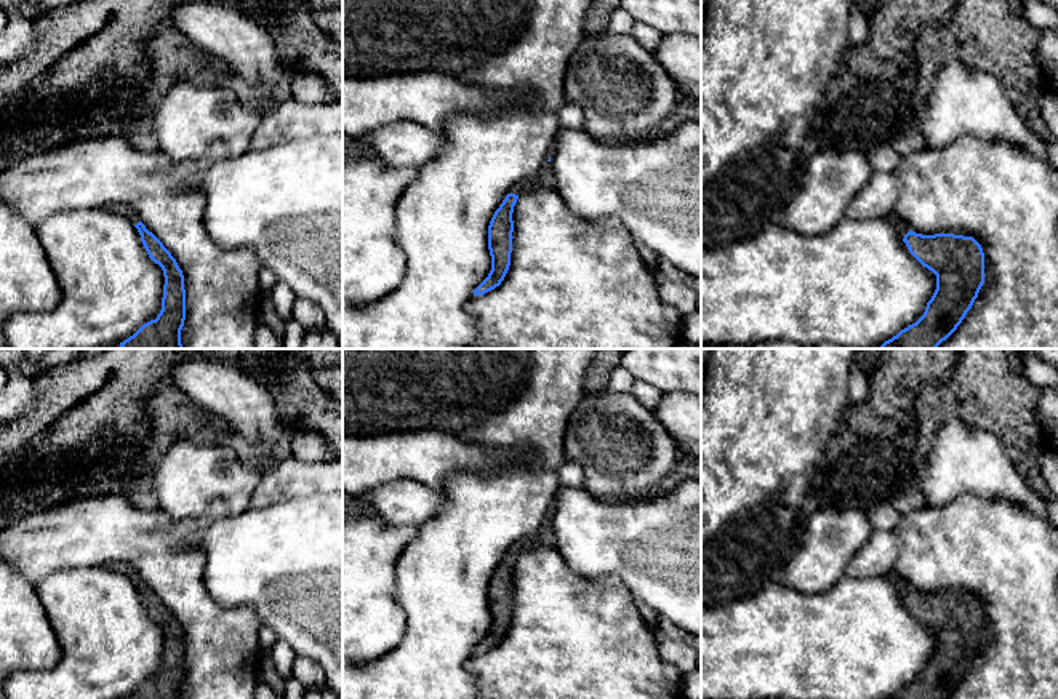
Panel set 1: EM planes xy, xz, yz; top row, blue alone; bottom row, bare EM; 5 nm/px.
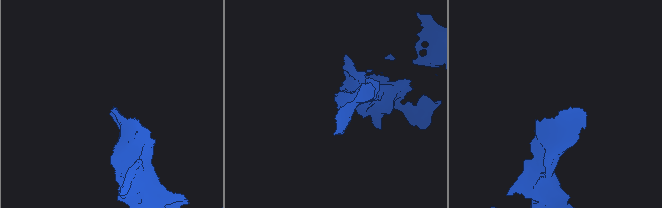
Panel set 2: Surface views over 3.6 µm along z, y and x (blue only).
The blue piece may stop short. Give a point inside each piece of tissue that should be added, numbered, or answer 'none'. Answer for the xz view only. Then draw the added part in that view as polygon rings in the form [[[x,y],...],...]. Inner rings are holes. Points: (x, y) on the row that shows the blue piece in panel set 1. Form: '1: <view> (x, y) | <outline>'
1: xz (543, 176) | [[[546,162],[543,168],[525,184],[515,184],[509,189],[509,194],[519,195],[527,186],[546,186],[551,184],[552,171],[551,162]]]

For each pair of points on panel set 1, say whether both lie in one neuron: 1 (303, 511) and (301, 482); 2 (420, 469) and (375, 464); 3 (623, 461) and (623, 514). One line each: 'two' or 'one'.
1: two
2: one
3: two

